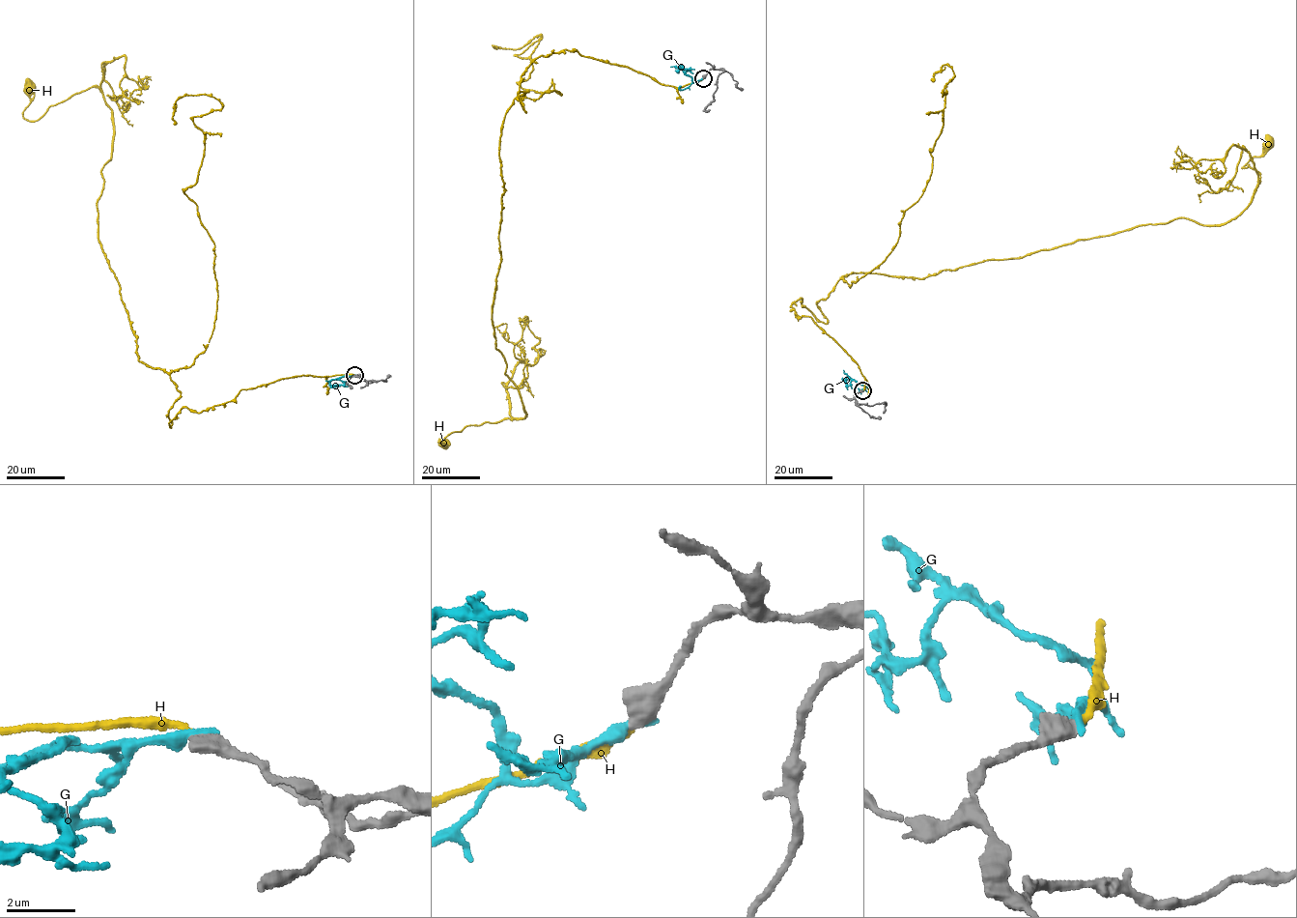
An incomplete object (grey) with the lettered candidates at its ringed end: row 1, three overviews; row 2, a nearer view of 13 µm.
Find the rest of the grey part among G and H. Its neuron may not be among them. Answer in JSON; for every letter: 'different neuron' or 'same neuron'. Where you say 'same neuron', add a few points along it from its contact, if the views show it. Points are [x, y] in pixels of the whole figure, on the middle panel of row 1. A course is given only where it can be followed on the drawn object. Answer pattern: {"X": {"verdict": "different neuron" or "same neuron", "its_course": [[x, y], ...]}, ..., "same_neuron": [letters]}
{"G": {"verdict": "different neuron"}, "H": {"verdict": "same neuron", "its_course": [[703, 78], [564, 49], [526, 67], [500, 139], [492, 320], [525, 415], [445, 443]]}, "same_neuron": ["H"]}

